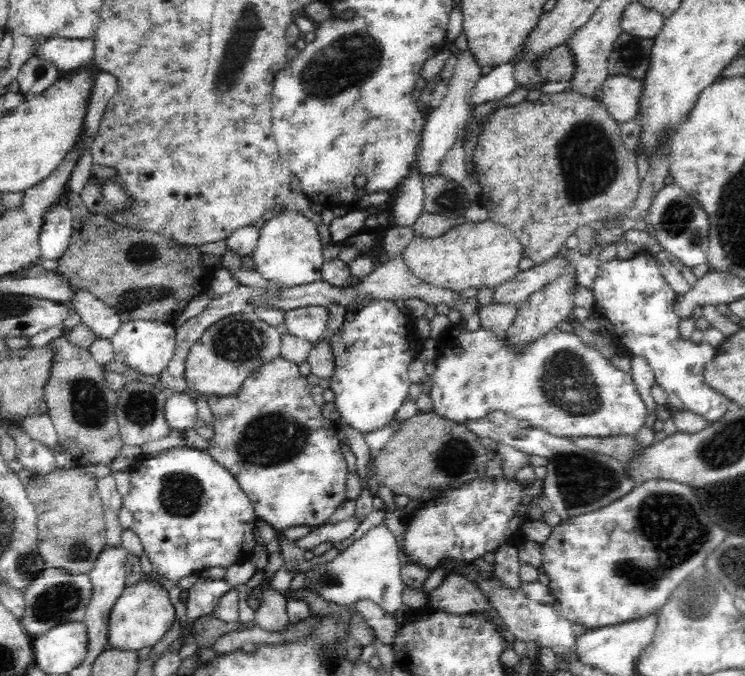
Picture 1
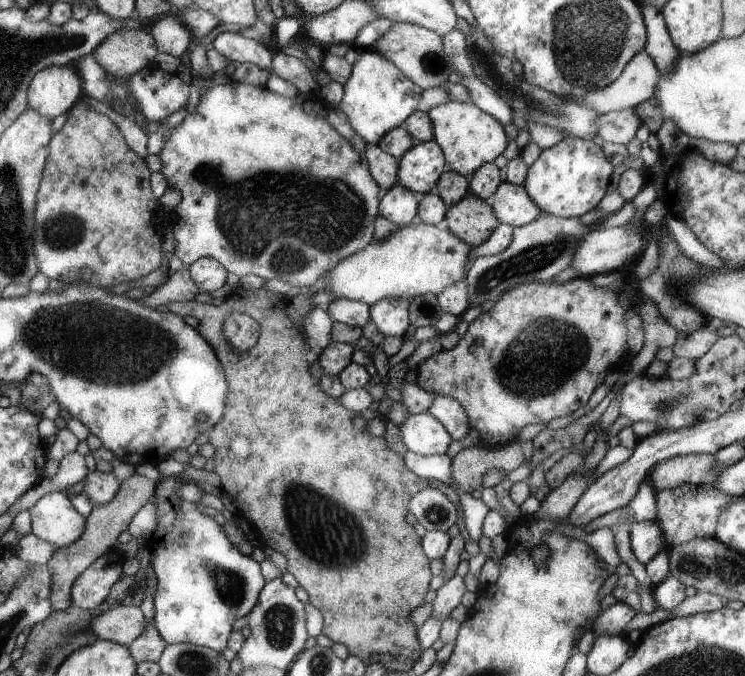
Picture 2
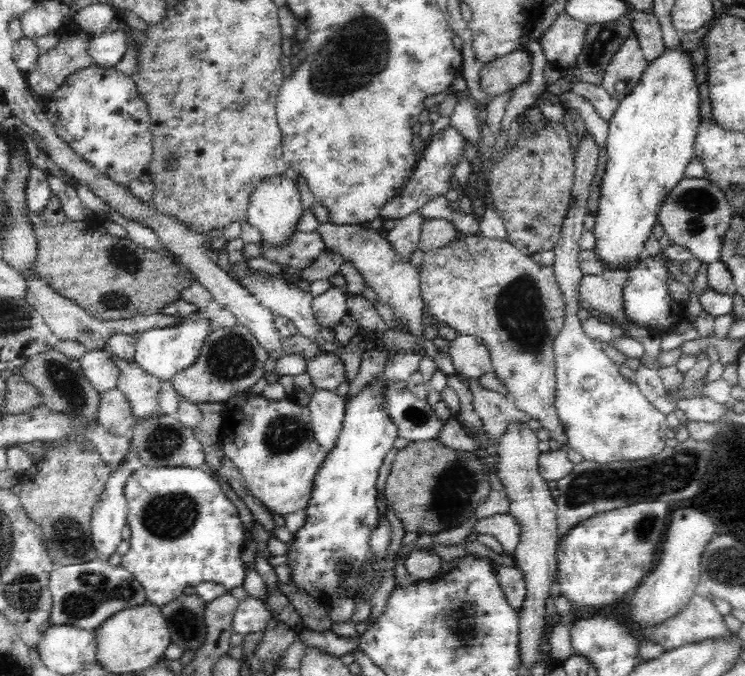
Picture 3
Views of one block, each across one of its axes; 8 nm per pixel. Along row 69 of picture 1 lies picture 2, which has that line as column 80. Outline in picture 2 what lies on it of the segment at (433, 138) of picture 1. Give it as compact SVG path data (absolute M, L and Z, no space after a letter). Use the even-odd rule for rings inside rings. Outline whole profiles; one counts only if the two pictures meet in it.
M78 451L67 454L62 460L59 460L56 475L51 479L42 478L34 488L30 488L26 494L19 498L17 503L8 509L8 513L15 518L20 512L29 510L44 495L64 491L66 488L78 484L78 482L86 478L88 471L84 455Z

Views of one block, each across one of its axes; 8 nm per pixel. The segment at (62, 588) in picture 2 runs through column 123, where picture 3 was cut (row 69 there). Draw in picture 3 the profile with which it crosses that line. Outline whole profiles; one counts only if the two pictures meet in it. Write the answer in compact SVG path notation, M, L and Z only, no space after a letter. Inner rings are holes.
M516 50L497 58L480 70L480 85L488 97L496 97L528 80L532 72L532 60L526 50Z

